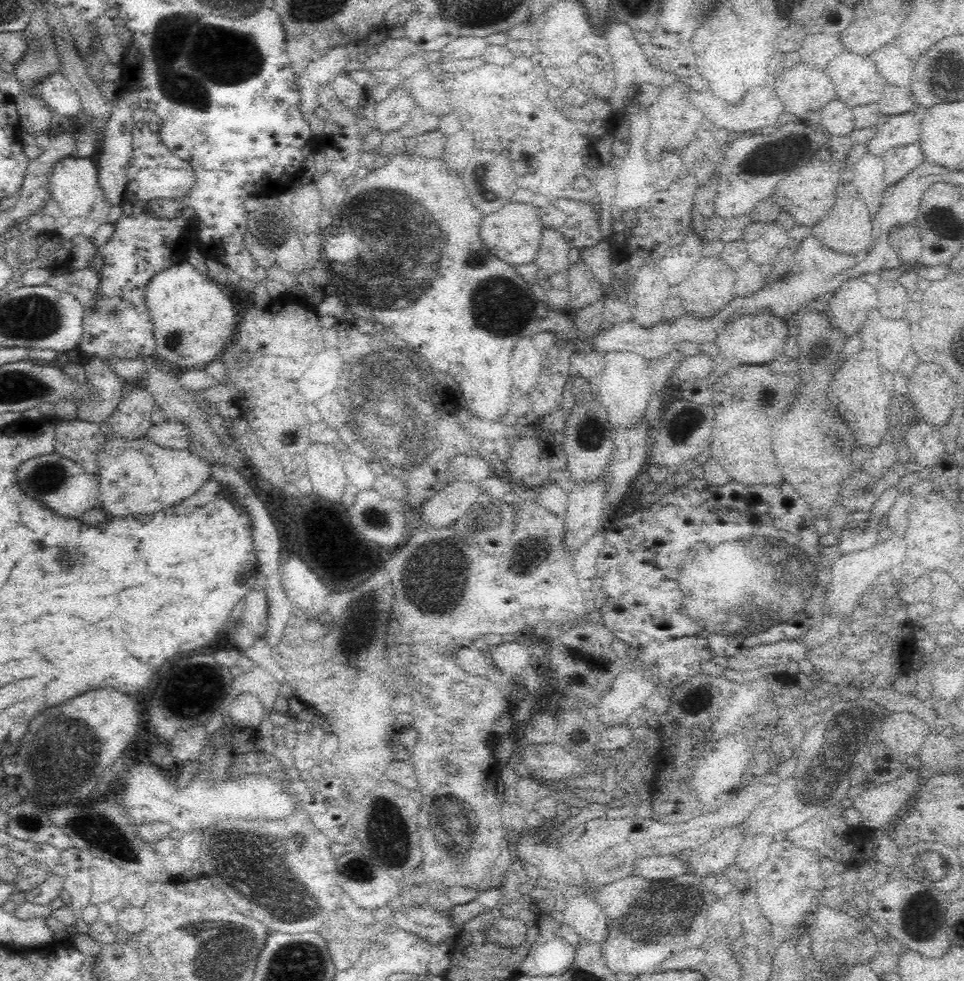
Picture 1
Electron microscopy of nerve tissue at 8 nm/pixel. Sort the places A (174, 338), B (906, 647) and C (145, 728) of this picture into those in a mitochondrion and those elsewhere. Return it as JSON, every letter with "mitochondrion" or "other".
{"A":"mitochondrion","B":"other","C":"other"}

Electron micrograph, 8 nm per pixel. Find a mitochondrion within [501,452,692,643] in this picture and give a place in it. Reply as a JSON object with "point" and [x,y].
{"point":[530,557]}

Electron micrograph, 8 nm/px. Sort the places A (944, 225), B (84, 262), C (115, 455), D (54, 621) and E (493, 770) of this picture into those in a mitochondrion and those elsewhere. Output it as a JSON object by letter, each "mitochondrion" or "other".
{"A":"mitochondrion","B":"other","C":"other","D":"other","E":"other"}

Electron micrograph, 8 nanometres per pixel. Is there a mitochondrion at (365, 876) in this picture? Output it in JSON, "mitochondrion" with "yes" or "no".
{"mitochondrion":"yes"}

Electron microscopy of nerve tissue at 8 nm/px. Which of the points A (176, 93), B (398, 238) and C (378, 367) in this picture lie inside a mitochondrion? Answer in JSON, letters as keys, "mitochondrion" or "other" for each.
{"A":"mitochondrion","B":"mitochondrion","C":"mitochondrion"}

